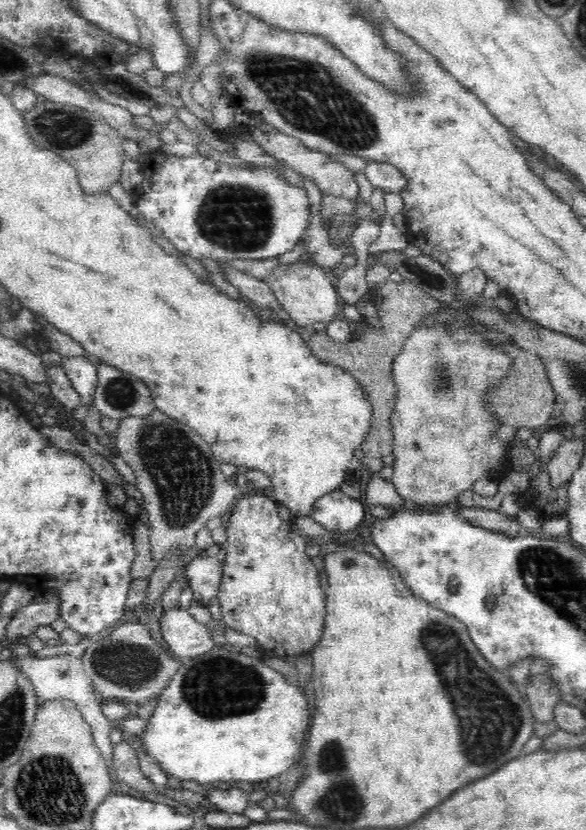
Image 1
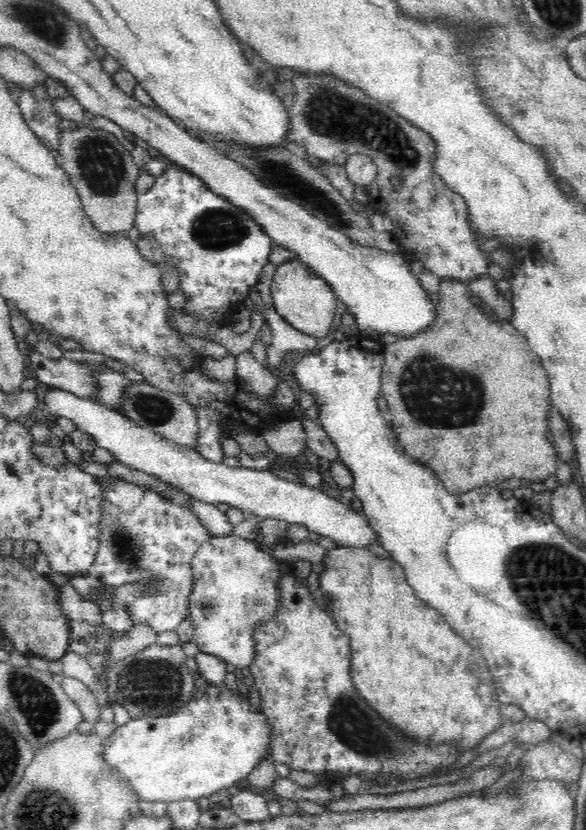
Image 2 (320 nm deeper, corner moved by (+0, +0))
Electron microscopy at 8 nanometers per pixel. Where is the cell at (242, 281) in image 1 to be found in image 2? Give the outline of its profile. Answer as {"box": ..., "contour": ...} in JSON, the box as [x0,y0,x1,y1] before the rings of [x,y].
{"box":[265,305,318,374],"contour":[[[271,305],[265,312],[265,320],[270,323],[273,330],[273,343],[268,346],[266,371],[276,374],[282,356],[286,352],[297,350],[298,352],[314,350],[318,344],[318,338],[302,333],[290,326]]]}

